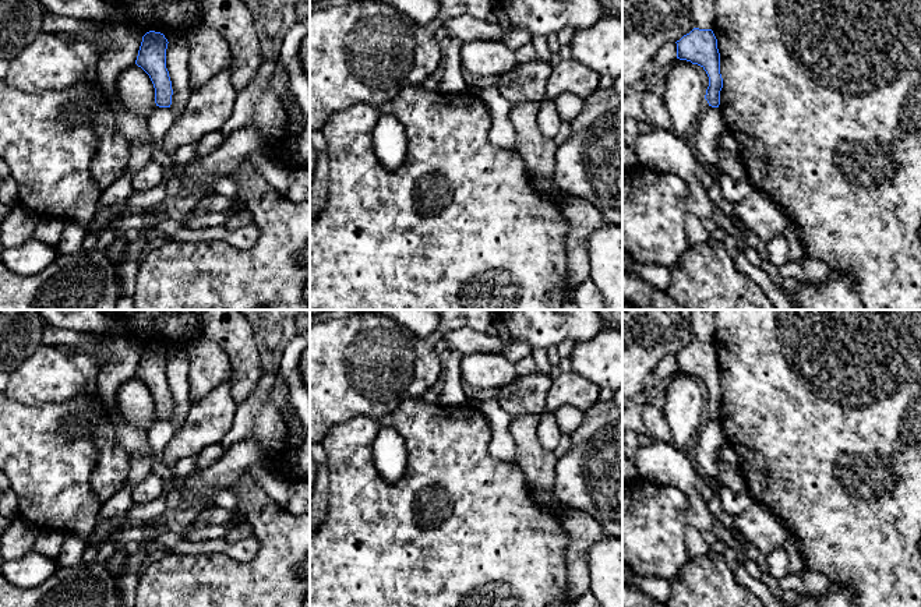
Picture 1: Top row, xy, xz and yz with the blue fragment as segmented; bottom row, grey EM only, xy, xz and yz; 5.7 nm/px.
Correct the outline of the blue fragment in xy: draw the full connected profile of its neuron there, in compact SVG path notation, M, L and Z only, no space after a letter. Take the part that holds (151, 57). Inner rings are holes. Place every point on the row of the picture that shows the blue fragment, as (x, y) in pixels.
M149 31L142 36L135 64L151 78L155 88L155 103L159 107L172 105L172 81L166 68L167 39L163 33Z

